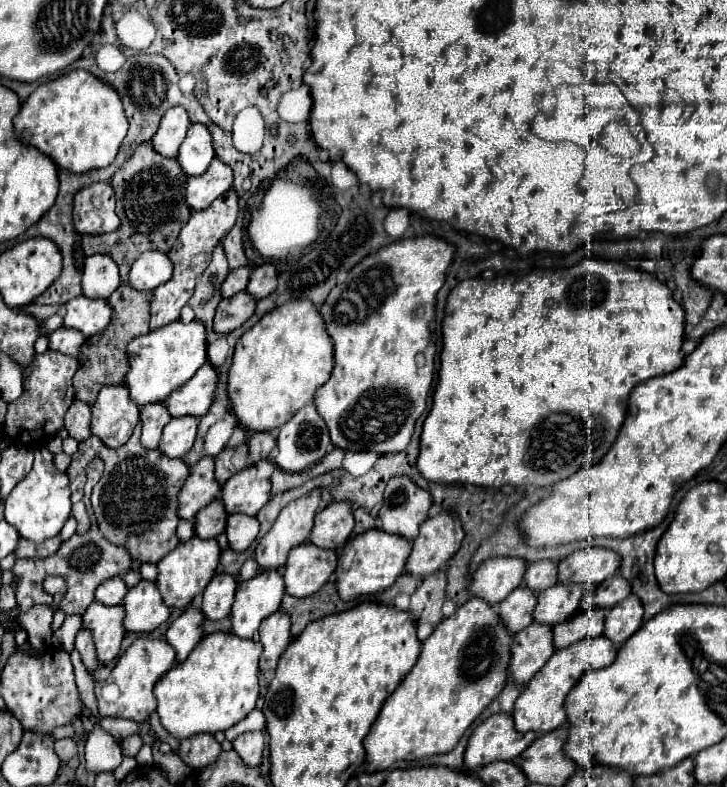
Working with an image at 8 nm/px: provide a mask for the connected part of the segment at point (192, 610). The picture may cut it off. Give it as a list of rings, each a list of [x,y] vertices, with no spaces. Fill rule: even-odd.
[[[189,605],[169,627],[165,639],[177,651],[177,661],[185,661],[185,657],[193,651],[193,647],[203,637],[203,621],[205,615],[199,607]]]

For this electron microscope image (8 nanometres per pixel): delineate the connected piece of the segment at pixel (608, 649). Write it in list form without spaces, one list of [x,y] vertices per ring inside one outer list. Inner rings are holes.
[[[605,635],[599,637],[591,637],[591,639],[583,639],[577,641],[565,649],[557,649],[551,659],[547,661],[547,665],[533,675],[533,679],[527,683],[527,687],[523,689],[523,693],[519,695],[519,699],[515,701],[515,711],[513,711],[513,721],[515,721],[515,729],[519,731],[543,731],[549,733],[561,725],[567,723],[567,711],[565,711],[565,697],[571,691],[571,687],[591,669],[601,669],[601,667],[609,667],[617,657],[617,649],[613,645],[613,641],[609,641]]]

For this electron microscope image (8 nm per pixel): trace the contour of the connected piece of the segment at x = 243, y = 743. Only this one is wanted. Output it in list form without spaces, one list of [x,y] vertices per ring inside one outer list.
[[[247,731],[233,741],[233,749],[239,753],[245,765],[259,765],[265,747],[265,737],[261,731]]]

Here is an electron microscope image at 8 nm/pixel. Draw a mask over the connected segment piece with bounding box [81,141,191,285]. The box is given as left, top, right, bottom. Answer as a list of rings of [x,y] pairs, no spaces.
[[[145,141],[113,175],[111,187],[117,193],[117,215],[121,217],[121,227],[115,233],[81,235],[81,247],[85,247],[85,255],[105,253],[115,259],[121,271],[121,281],[127,285],[133,261],[149,249],[167,253],[173,247],[181,227],[189,221],[191,207],[185,203],[187,175],[175,157],[159,155],[151,141]]]

